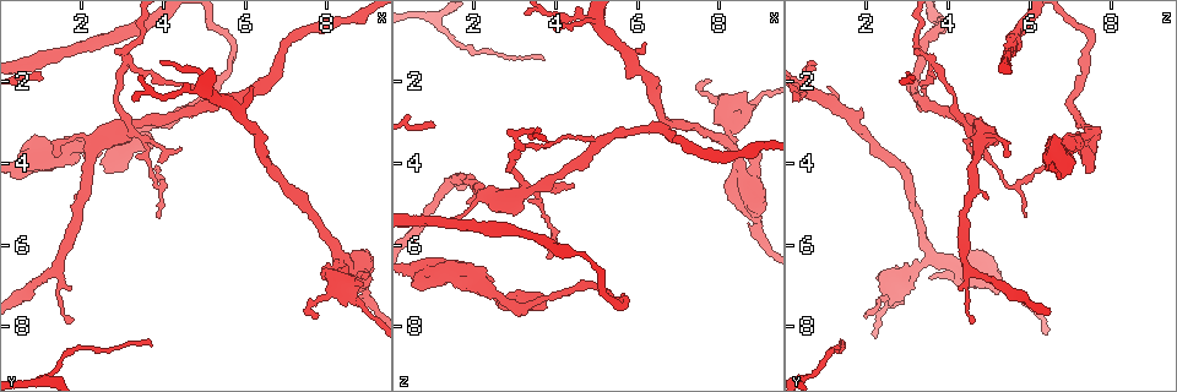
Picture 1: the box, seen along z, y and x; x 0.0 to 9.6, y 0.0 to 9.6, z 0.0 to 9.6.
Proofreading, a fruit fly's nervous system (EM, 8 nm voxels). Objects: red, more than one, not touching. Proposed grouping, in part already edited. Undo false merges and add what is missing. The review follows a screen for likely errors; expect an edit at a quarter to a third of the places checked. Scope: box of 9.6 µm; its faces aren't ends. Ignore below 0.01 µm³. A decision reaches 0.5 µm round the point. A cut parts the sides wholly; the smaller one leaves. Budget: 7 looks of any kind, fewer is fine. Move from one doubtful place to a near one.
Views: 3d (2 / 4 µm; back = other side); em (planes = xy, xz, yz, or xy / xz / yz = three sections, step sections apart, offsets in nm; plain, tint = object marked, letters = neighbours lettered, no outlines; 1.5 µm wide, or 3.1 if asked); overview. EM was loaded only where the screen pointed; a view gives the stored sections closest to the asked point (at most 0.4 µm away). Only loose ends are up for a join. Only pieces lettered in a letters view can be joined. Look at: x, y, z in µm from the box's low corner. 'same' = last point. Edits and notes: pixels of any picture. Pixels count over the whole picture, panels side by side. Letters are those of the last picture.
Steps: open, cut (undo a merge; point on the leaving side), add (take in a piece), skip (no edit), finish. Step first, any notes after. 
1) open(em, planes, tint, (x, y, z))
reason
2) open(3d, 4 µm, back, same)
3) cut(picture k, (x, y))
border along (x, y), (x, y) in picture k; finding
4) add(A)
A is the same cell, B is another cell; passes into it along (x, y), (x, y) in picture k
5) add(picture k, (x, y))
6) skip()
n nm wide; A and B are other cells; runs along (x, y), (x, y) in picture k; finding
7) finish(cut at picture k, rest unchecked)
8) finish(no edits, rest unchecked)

open(3d, 2 µm, (3.10, 1.55, 3.75))
arms part here

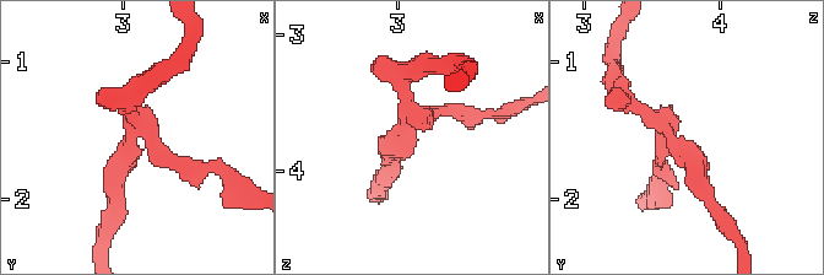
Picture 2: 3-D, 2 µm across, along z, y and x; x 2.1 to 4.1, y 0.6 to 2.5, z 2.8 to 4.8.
open(em, planes, letters, (3.06, 1.56, 3.68))
now the EM

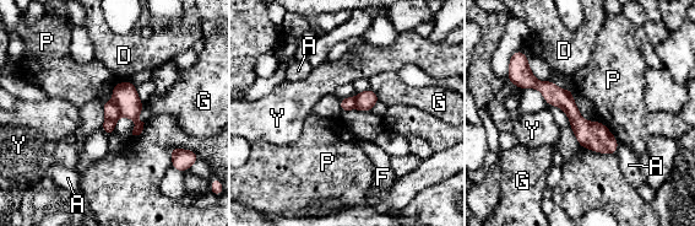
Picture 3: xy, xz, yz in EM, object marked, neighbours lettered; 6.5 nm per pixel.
cut(picture 3, (112, 113))
P touches over 200 nm; A, D, F, G, P and Y are other cells; border along (115, 101), (120, 114) in picture 3; two neurons meet here

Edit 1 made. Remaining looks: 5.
open(em, xz, step 8, letters, (3.85, 1.45, 0.75))

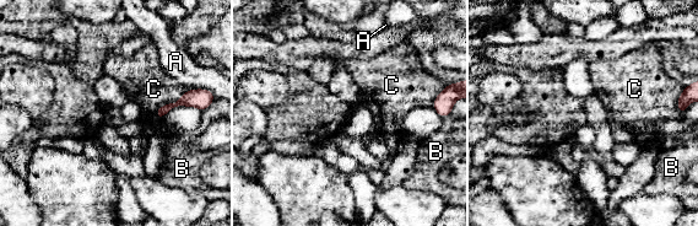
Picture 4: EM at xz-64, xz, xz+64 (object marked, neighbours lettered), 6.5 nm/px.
open(em, planes, letters, same)
cut it another way

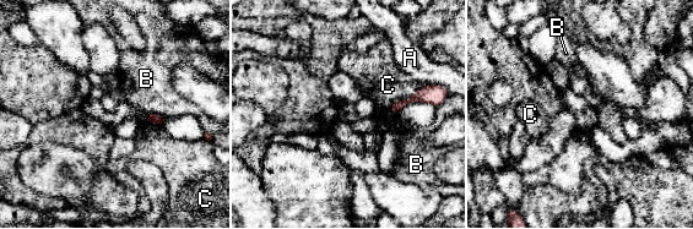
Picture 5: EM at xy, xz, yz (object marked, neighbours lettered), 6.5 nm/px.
skip()
A, B and C are other cells; border along (149, 114), (158, 114), (163, 119) in picture 5; no lettered piece goes on from it

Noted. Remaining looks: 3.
open(em, xy, step 4, plain, (8.30, 6.25, 3.60))
three-way junction

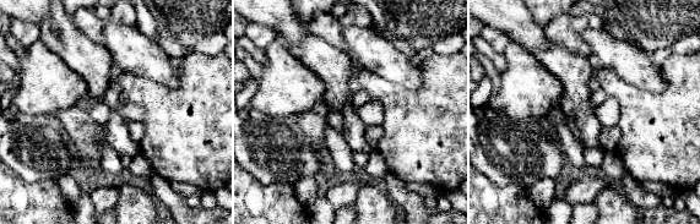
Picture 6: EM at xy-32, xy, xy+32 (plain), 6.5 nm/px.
open(em, xy, step 4, letters, same)
see the neighbours

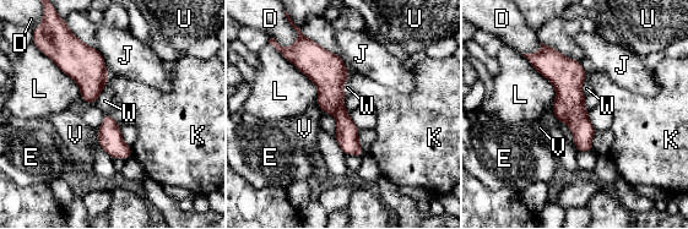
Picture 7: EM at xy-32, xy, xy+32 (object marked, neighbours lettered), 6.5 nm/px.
skip()
D, E, J, K, L, U, V and W are other cells; border along (523, 55), (554, 88), (551, 107) in picture 7; all the same neuron

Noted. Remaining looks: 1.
finish(cut at picture 3, rest unchecked)

